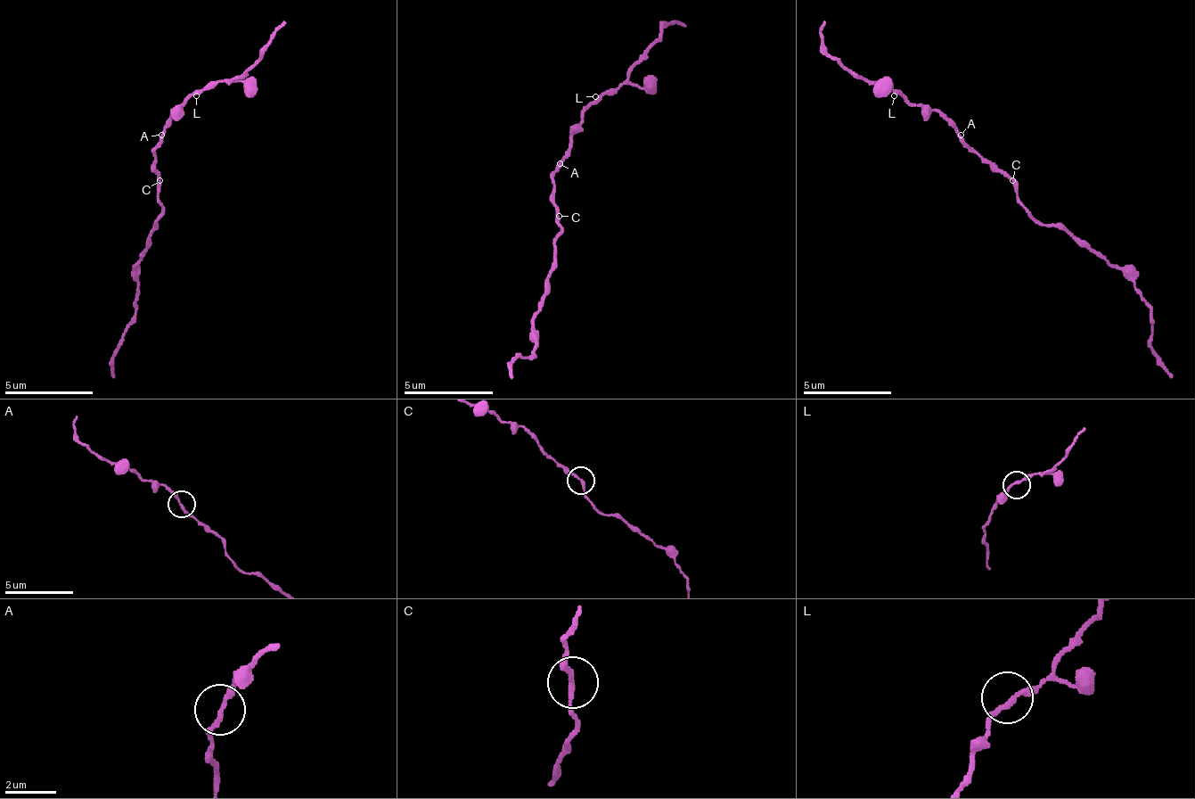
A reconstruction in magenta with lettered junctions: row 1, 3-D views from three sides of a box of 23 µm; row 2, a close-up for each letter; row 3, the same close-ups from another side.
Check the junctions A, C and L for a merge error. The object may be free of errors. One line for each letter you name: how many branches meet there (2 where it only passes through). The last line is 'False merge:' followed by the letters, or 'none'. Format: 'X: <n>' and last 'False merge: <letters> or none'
False merge: none

